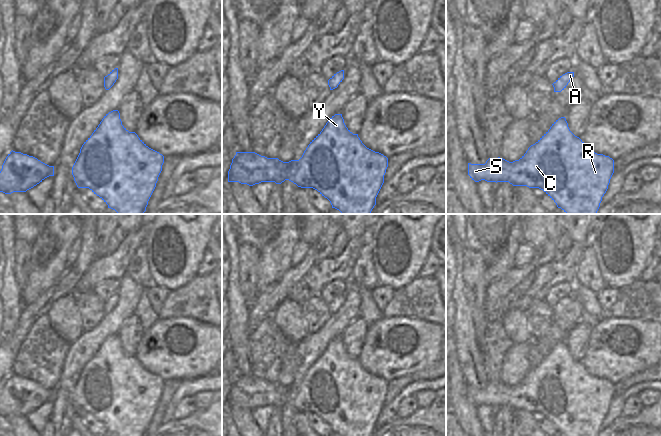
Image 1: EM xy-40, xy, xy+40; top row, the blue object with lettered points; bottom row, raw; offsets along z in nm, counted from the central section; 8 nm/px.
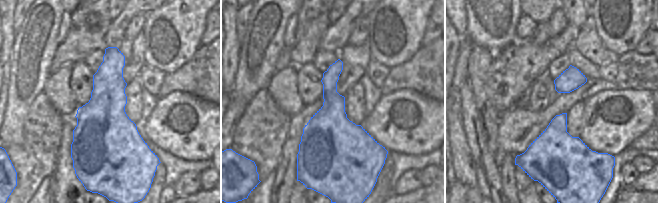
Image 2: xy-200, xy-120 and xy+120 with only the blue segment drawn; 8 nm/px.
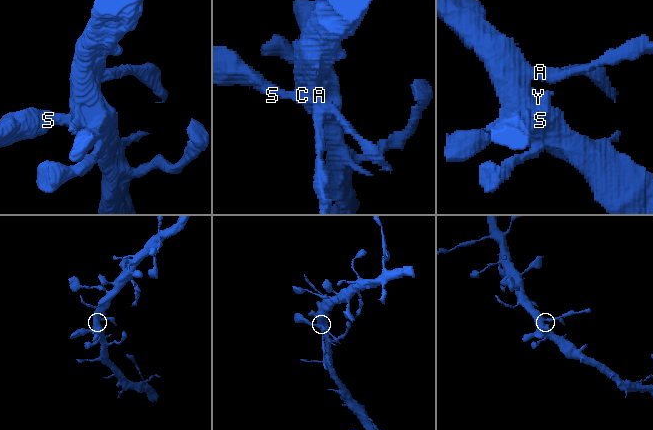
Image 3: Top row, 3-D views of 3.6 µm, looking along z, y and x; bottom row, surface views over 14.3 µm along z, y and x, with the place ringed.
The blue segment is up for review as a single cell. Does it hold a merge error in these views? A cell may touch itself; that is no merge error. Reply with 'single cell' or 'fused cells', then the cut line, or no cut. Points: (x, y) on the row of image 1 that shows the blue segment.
single cell | no cut

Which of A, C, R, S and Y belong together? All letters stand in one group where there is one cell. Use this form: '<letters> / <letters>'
A C R S Y

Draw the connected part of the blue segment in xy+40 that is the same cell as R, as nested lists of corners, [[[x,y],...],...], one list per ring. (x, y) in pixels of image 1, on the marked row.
[[[565,117],[550,129],[519,159],[509,162],[489,158],[485,164],[468,163],[468,175],[475,182],[509,182],[543,190],[566,214],[596,214],[614,173],[614,160],[589,150],[569,129]]]

